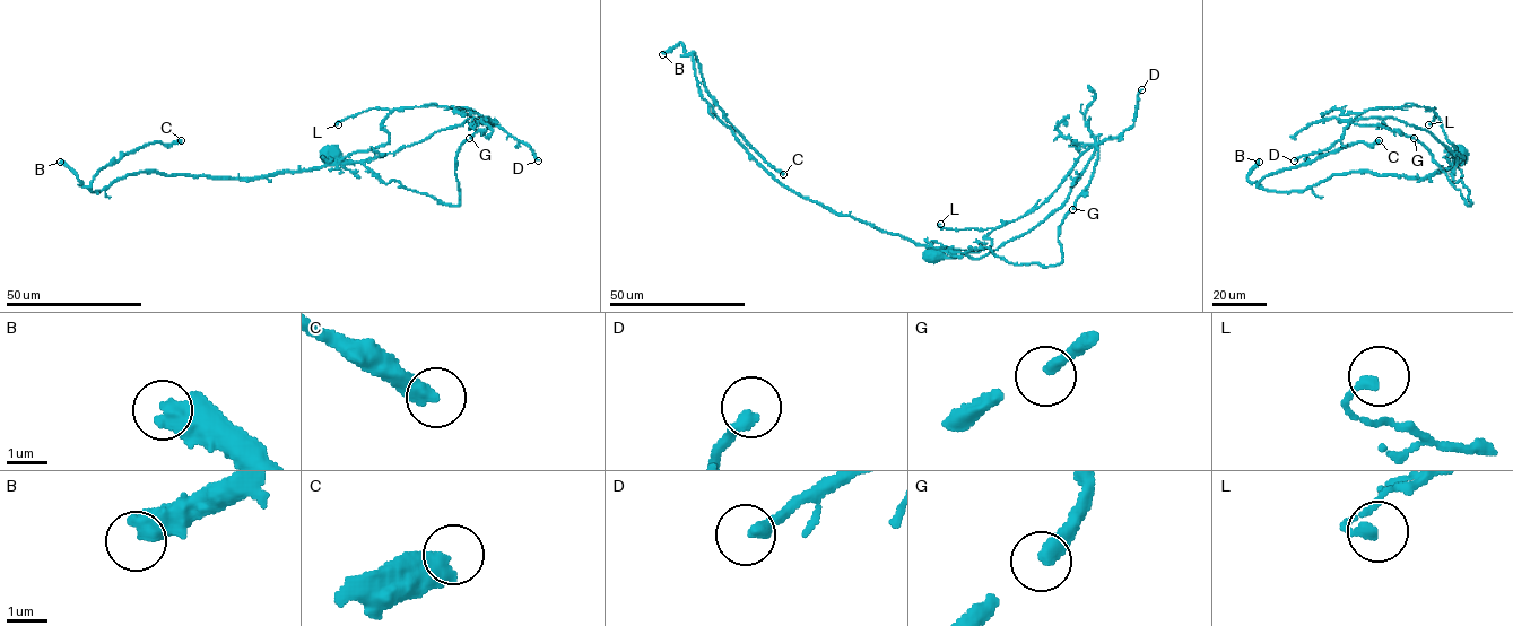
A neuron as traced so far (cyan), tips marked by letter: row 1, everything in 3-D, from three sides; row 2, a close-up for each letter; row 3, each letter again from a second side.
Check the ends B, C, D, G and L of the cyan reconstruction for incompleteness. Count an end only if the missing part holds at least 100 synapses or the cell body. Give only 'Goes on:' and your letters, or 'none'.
Goes on: B, C

